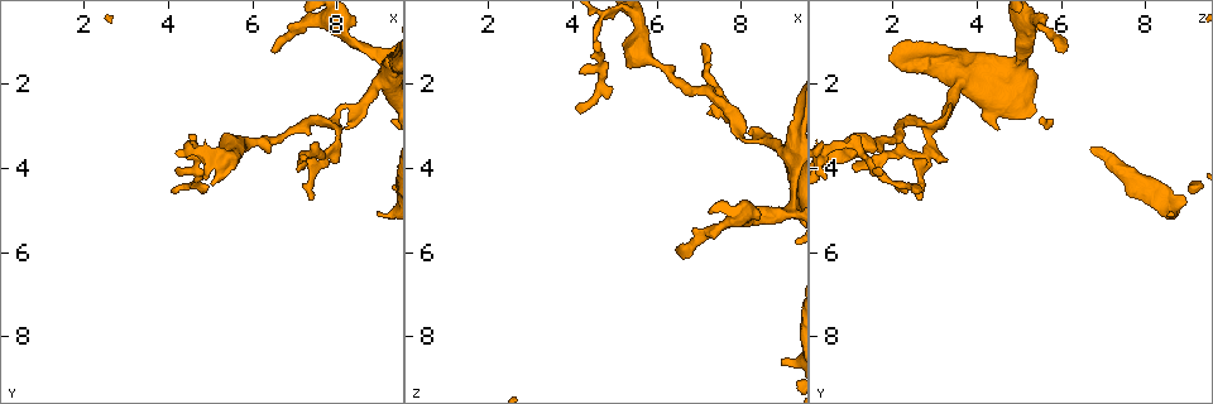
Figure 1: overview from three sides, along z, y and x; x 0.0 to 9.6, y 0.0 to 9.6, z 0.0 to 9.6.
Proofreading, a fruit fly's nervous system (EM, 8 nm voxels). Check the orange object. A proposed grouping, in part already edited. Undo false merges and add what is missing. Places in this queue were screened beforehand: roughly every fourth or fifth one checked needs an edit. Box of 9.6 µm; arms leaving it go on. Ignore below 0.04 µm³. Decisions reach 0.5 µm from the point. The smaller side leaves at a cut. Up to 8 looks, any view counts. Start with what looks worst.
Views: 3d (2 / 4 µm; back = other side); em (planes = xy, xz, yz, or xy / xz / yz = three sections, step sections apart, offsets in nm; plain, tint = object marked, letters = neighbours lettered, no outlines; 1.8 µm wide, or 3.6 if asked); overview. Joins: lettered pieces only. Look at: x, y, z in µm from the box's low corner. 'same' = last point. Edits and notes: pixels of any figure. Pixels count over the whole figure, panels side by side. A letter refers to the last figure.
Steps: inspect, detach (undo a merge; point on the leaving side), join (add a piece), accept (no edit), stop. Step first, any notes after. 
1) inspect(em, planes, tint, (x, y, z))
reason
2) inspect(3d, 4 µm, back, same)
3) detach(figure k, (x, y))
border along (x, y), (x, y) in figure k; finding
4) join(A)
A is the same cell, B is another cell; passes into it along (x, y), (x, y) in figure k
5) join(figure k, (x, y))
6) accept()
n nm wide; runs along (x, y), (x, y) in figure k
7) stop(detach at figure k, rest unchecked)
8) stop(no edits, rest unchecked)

inspect(em, planes, letters, (8.00, 3.00, 3.00))

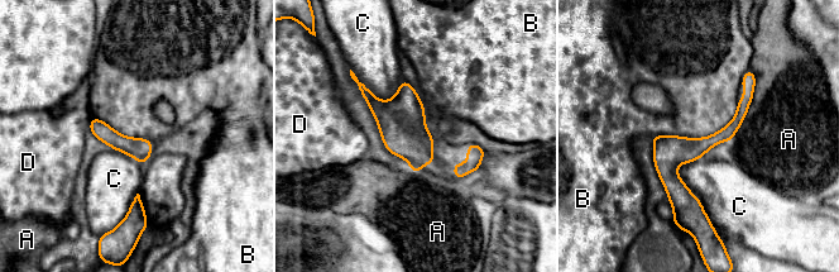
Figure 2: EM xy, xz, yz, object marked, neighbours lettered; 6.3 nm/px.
accept()
A, B, C and D are other cells; border along (696, 137), (653, 136), (651, 138) in figure 2; all the same cell

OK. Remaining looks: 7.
inspect(3d, 4 µm, back, (9.00, 5.05, 8.55))
an open end

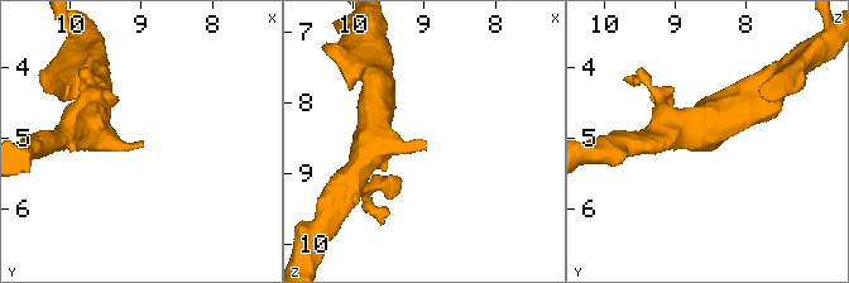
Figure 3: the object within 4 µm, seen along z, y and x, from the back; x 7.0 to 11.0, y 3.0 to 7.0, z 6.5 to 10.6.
inspect(em, 3.6 µm, yz, step 8, letters, (8.95, 5.05, 8.60))
now the EM

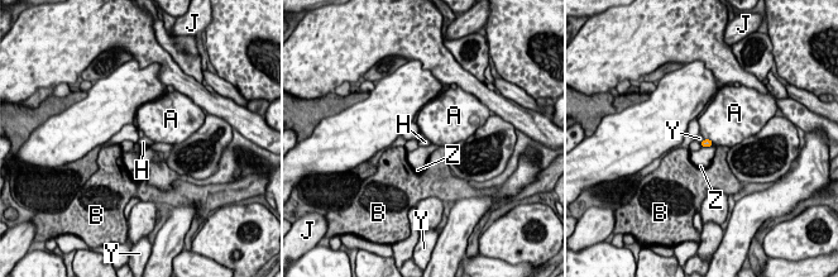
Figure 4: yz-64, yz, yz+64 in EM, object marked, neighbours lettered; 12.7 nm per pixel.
inspect(em, 3.6 µm, planes, letters, same)

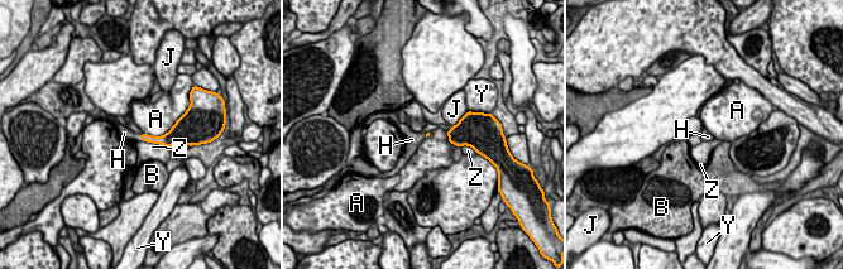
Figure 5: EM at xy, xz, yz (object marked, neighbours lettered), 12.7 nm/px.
join(H)
H is the same cell, A, B, J, Y and Z are other cells; passes into it along (161, 140), (142, 137), (124, 133) in figure 5; it goes on there

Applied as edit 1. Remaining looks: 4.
inspect(3d, 4 µm, (7.10, 4.00, 1.00))
free end

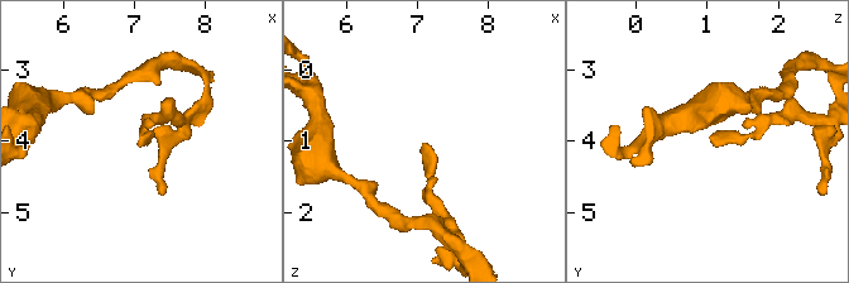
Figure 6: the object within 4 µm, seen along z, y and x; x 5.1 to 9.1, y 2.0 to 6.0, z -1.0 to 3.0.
inspect(em, planes, plain, (7.10, 3.95, 1.05))

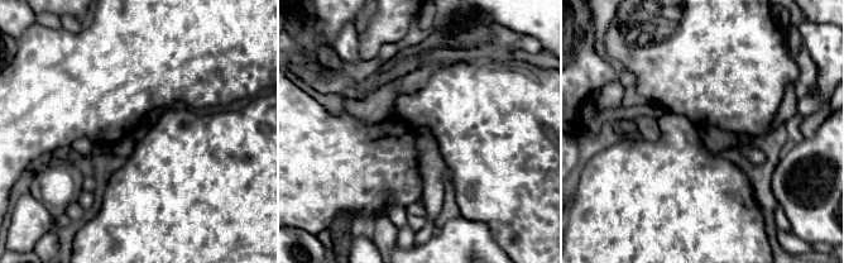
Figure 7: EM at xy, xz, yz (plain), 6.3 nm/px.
inspect(em, planes, letters, same)

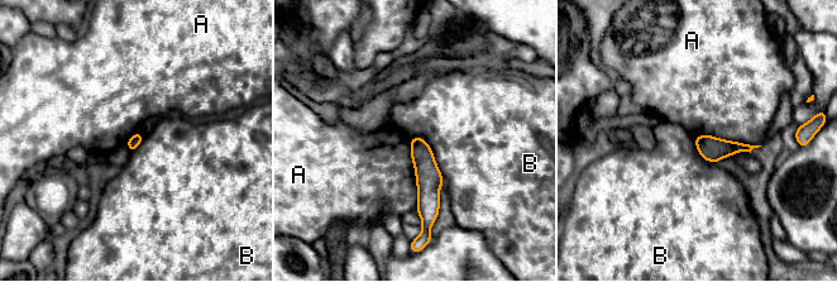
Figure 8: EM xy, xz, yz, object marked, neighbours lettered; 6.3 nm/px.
accept()
A and B are other cells; border along (411, 135), (429, 146), (443, 185) in figure 8; no lettered piece goes on from it

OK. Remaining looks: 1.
stop(join at figure 5, rest unchecked)

